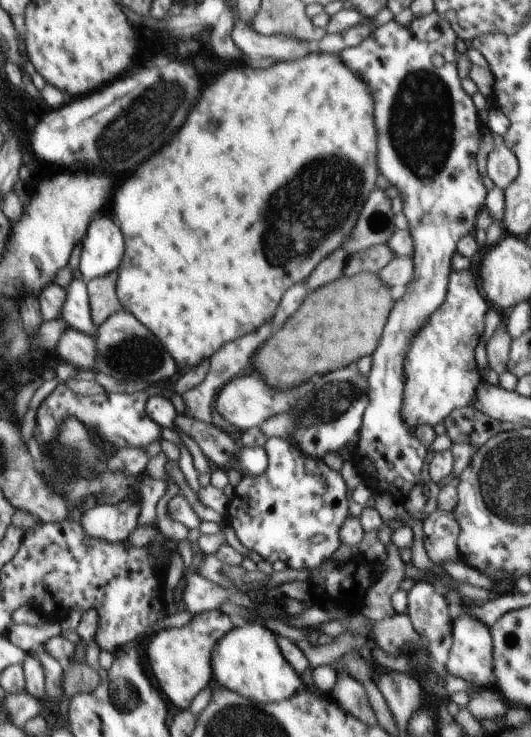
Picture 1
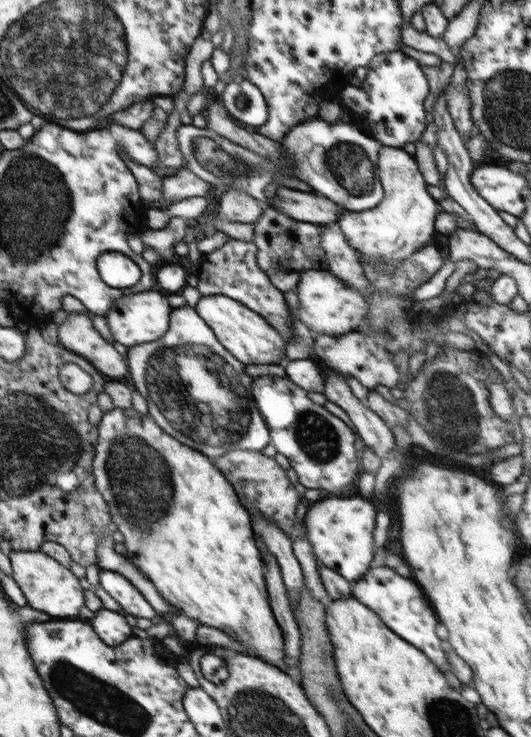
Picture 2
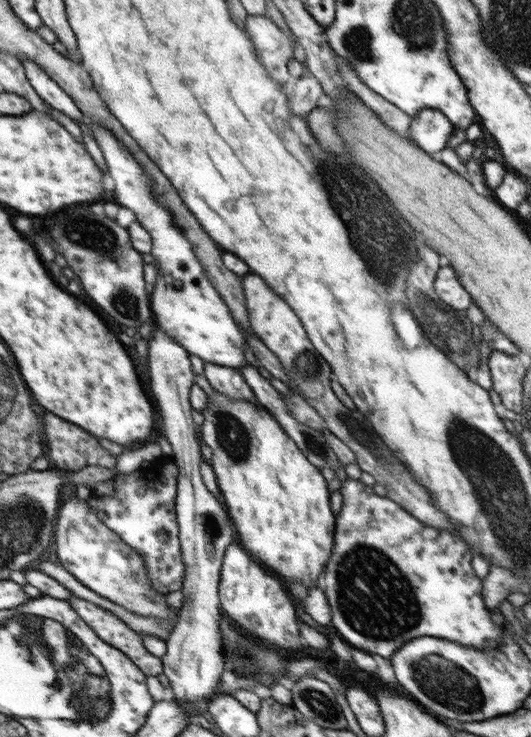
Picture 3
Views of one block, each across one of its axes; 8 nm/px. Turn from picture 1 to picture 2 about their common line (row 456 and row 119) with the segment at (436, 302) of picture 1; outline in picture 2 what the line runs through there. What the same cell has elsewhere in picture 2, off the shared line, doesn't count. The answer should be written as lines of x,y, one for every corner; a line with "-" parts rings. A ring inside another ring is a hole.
382,51
370,61
367,66
366,78
358,87
350,86
343,90
339,100
343,108
350,112
356,112
358,118
362,120
363,126
368,126
372,137
376,138
384,147
402,148
408,142
415,143
422,136
422,132
427,126
426,110
424,100
429,93
428,80
418,61
409,57
402,51

